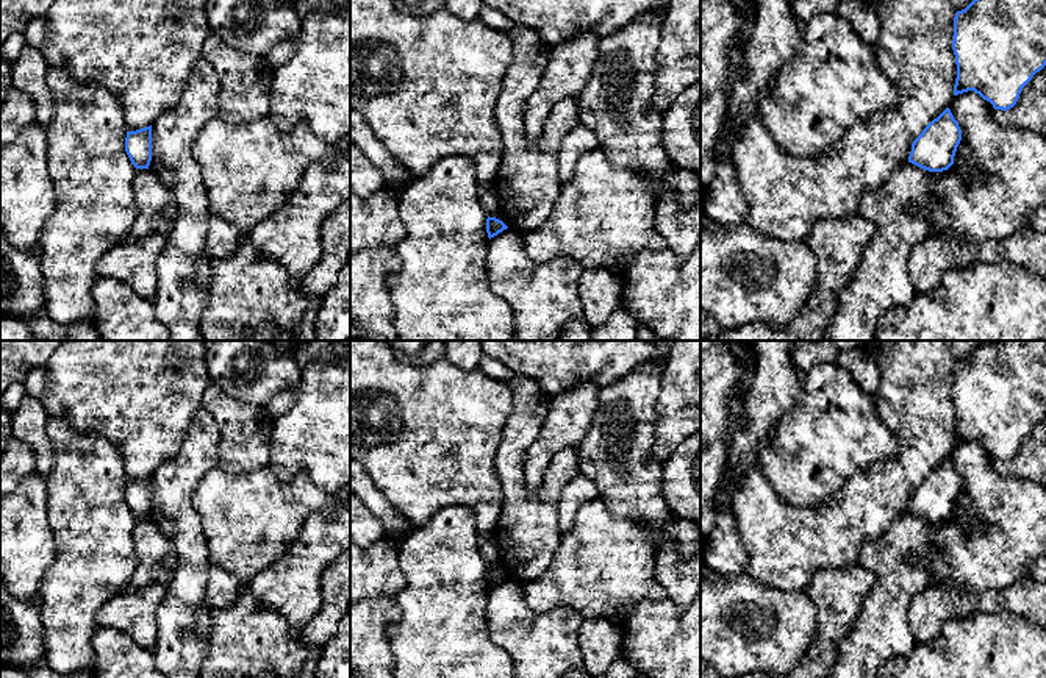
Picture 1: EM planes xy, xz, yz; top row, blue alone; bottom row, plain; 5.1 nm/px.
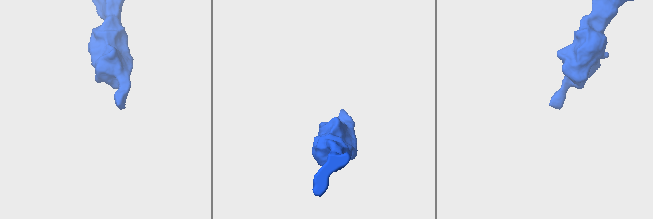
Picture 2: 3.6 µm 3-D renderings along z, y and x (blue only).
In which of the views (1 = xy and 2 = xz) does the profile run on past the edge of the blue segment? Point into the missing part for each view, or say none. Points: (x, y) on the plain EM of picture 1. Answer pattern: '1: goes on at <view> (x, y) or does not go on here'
1: does not go on here
2: does not go on here

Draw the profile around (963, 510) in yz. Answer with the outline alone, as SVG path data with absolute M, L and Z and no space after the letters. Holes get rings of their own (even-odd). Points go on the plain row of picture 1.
M963 489L957 497L952 516L958 517L965 523L966 534L982 533L988 530L988 525L977 517L971 498L966 495Z

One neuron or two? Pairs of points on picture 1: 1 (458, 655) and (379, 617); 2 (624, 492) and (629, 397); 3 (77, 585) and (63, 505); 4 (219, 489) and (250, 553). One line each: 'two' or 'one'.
1: two
2: one
3: one
4: one

